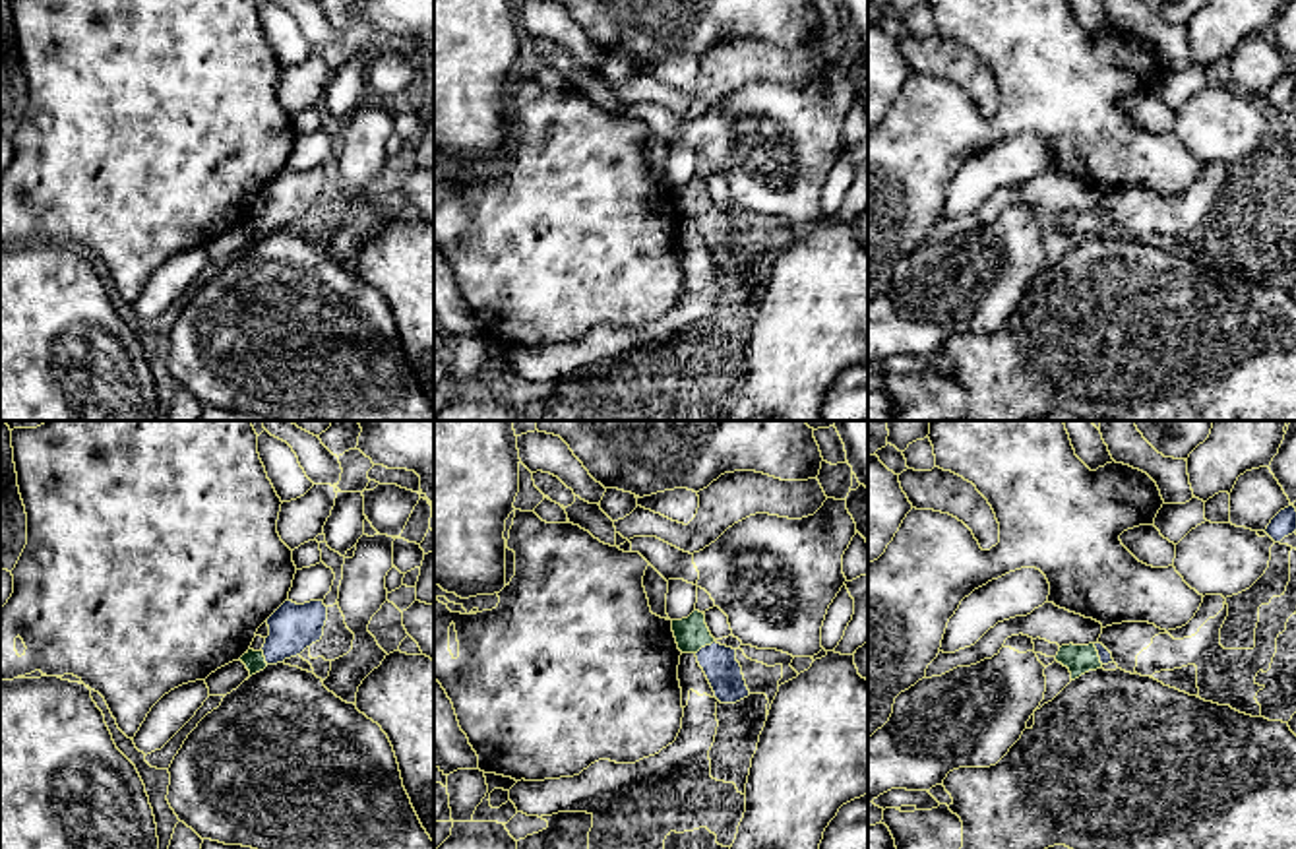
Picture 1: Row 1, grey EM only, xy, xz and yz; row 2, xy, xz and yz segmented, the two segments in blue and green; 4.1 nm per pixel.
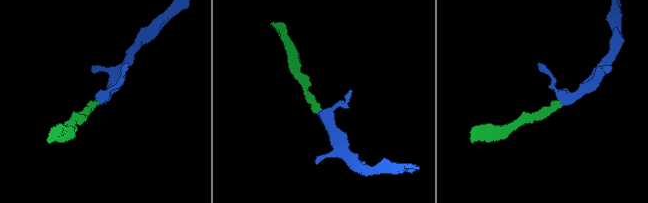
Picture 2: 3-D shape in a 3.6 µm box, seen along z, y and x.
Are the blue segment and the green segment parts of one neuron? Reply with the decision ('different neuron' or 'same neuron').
same neuron

